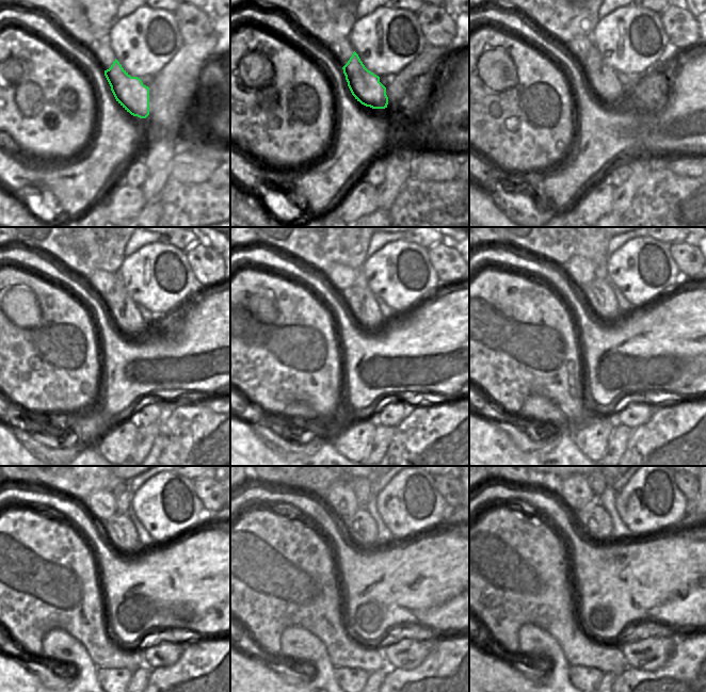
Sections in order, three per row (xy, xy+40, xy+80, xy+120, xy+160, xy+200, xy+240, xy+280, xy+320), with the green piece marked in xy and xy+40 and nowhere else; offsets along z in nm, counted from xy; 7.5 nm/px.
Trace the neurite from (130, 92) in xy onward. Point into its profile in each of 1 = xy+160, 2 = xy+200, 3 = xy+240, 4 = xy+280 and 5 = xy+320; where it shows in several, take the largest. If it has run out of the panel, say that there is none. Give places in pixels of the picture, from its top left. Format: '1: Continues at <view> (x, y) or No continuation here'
1: Continues at xy+160 (363, 305)
2: Continues at xy+200 (598, 295)
3: Continues at xy+240 (119, 531)
4: Continues at xy+280 (359, 527)
5: Continues at xy+320 (594, 520).

